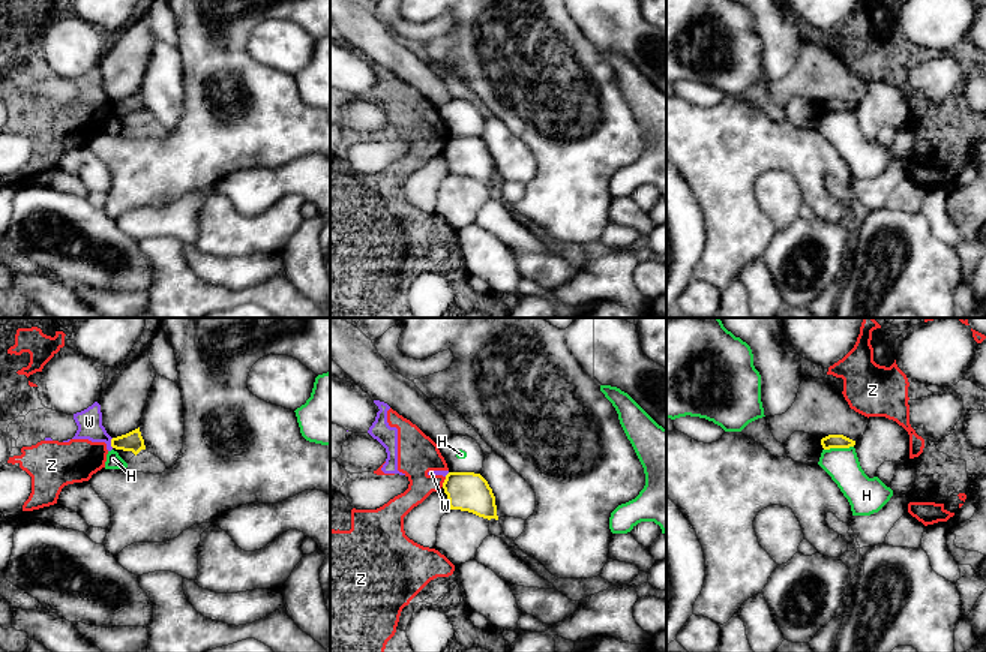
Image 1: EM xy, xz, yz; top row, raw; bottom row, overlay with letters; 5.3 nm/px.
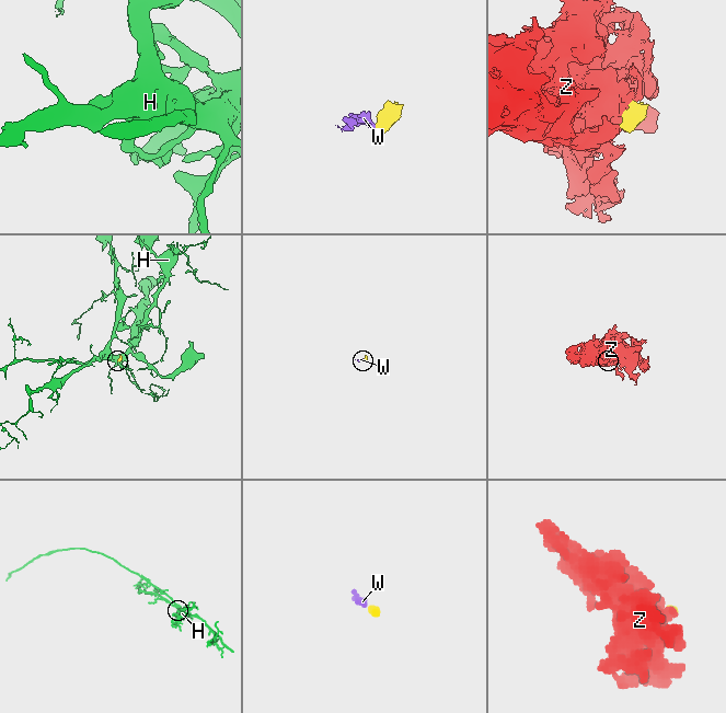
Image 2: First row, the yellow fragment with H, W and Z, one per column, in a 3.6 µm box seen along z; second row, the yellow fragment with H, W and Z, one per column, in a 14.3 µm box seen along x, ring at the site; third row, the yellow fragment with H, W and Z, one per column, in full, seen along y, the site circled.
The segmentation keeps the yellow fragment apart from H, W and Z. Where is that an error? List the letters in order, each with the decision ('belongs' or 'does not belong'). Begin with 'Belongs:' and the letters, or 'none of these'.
Belongs: none of these
H: does not belong
W: does not belong
Z: does not belong

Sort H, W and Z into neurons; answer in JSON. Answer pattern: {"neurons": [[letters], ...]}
{"neurons": [["H"], ["W", "Z"]]}

